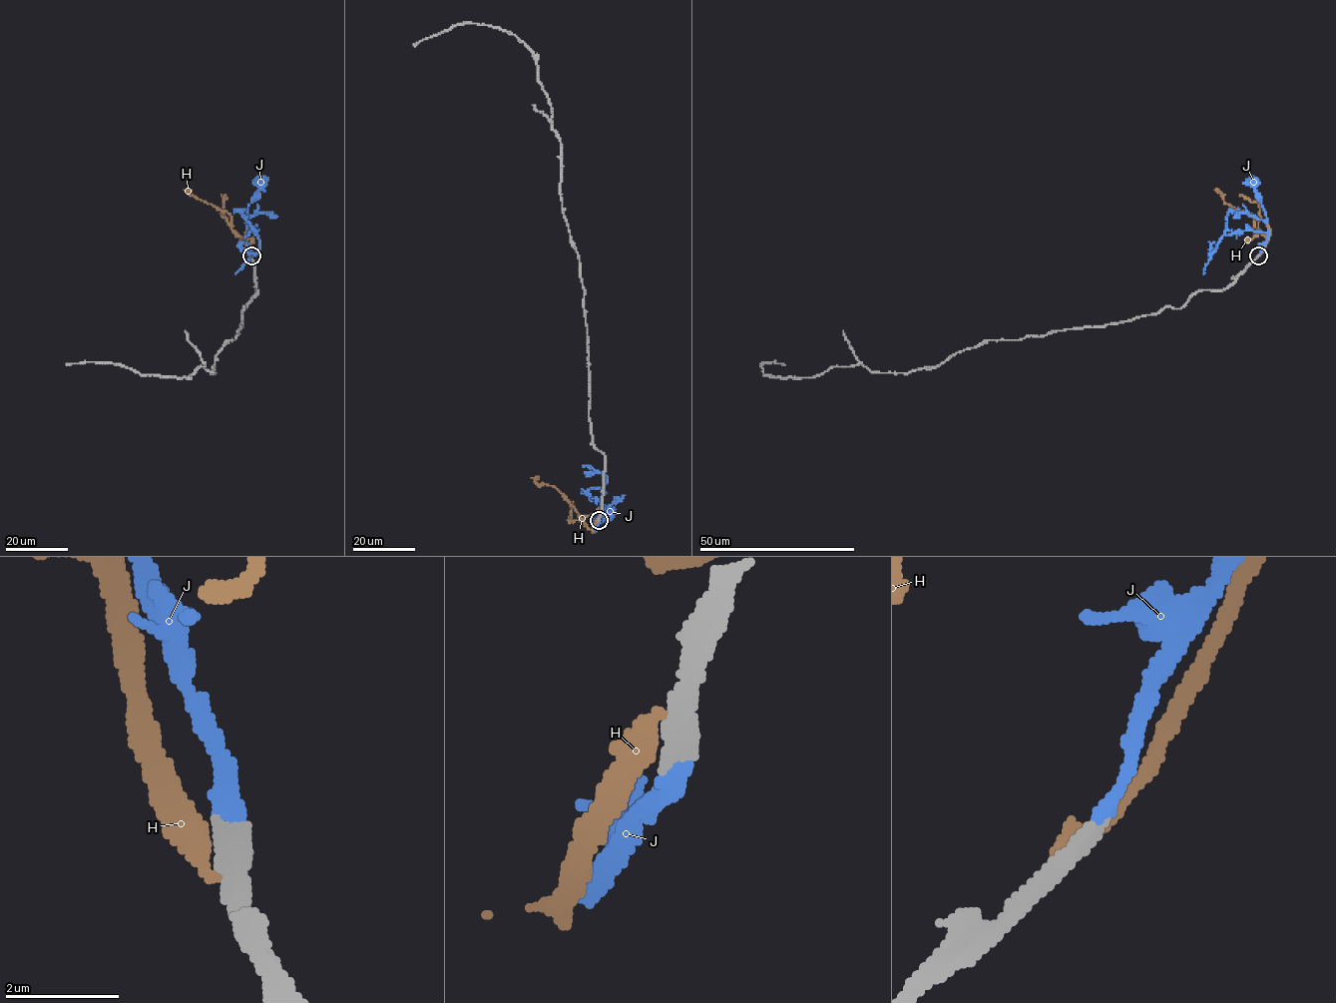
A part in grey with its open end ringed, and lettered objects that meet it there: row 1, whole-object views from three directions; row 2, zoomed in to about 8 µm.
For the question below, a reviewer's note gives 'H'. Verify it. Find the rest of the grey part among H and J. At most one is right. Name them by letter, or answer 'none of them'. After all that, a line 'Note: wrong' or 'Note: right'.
J
Note: wrong

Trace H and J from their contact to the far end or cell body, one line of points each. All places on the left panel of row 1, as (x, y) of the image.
H: (250, 257), (247, 247), (232, 231), (228, 213), (197, 200), (188, 191), (191, 189)
J: (251, 254), (247, 242), (245, 216), (259, 182)

